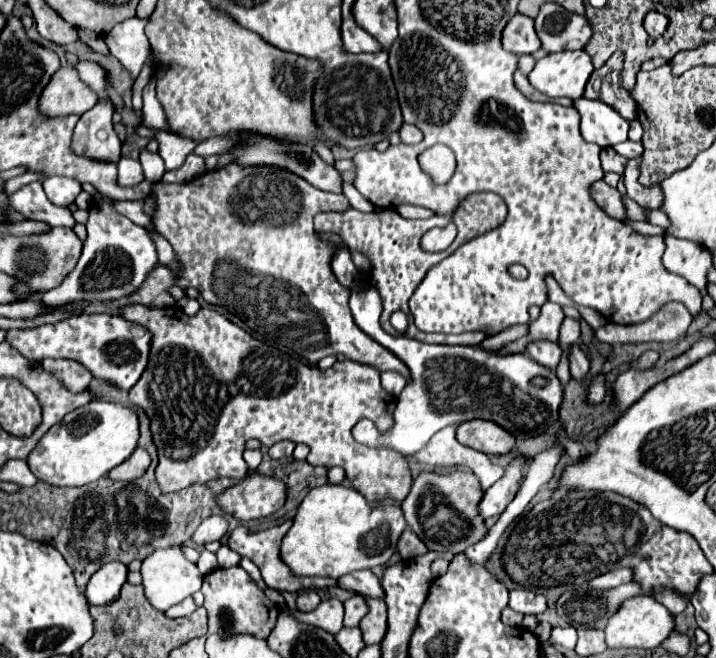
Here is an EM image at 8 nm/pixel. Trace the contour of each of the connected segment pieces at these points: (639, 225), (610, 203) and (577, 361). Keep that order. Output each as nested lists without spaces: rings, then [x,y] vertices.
[[[628,219],[628,225],[636,231],[636,233],[642,233],[642,235],[658,235],[658,233],[662,233],[662,227],[658,227],[658,225],[652,225],[652,223],[648,223],[648,221],[630,221]]]
[[[598,179],[596,183],[592,183],[590,187],[590,195],[592,199],[598,203],[598,207],[602,211],[606,211],[610,217],[624,221],[626,213],[624,213],[624,205],[622,205],[622,195],[618,193],[618,189],[606,185],[602,179]]]
[[[572,343],[572,347],[568,347],[568,359],[570,359],[570,373],[574,379],[582,379],[588,373],[588,359],[582,353],[580,343]]]

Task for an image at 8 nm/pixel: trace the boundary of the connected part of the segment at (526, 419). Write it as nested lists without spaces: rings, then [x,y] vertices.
[[[368,285],[354,287],[348,305],[356,325],[376,343],[400,357],[412,373],[412,383],[408,383],[397,397],[394,425],[388,431],[378,431],[369,419],[360,419],[352,429],[352,437],[358,443],[366,447],[388,447],[402,455],[412,455],[420,451],[436,431],[452,423],[462,423],[456,431],[462,445],[488,455],[506,455],[514,449],[520,433],[536,435],[548,425],[558,423],[562,385],[554,371],[538,365],[528,355],[514,353],[498,357],[494,351],[482,351],[478,347],[428,345],[406,337],[392,337],[378,323],[382,299],[378,291]]]

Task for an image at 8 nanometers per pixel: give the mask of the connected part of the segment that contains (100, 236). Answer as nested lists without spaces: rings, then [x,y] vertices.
[[[94,195],[94,205],[90,209],[90,217],[86,221],[86,229],[88,229],[88,237],[84,241],[84,249],[82,249],[82,255],[76,263],[76,267],[66,275],[66,279],[54,287],[52,291],[46,291],[42,295],[42,301],[46,305],[64,305],[64,303],[70,303],[70,301],[112,301],[112,299],[120,299],[120,297],[126,297],[126,295],[132,295],[144,281],[144,277],[148,275],[148,271],[158,263],[158,257],[156,257],[156,249],[154,249],[154,243],[152,239],[148,237],[146,229],[132,223],[130,219],[122,217],[120,213],[116,213],[108,201],[108,197],[104,195]]]

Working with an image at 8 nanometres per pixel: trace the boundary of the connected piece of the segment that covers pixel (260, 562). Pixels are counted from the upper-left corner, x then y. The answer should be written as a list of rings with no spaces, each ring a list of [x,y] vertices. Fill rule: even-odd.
[[[286,521],[282,525],[276,525],[276,527],[258,531],[258,533],[250,533],[246,527],[236,527],[230,533],[228,547],[234,549],[236,553],[240,553],[242,557],[248,557],[262,571],[262,579],[272,589],[278,589],[278,591],[302,591],[302,589],[328,589],[328,587],[338,587],[336,579],[330,579],[330,577],[294,577],[290,573],[290,569],[282,563],[282,559],[280,559],[280,541],[286,535],[286,531],[288,531],[290,525],[292,525],[292,521]]]

